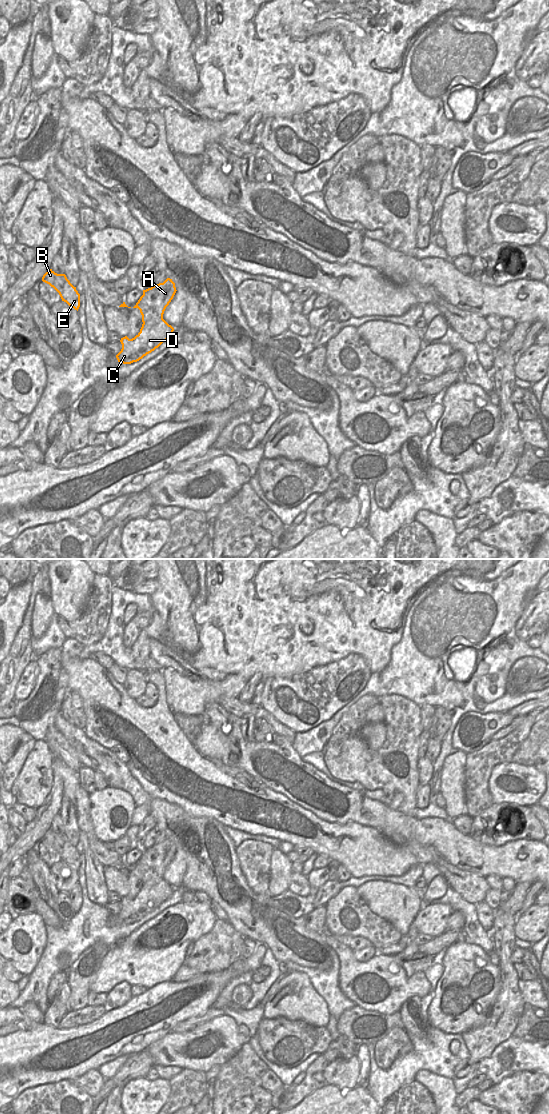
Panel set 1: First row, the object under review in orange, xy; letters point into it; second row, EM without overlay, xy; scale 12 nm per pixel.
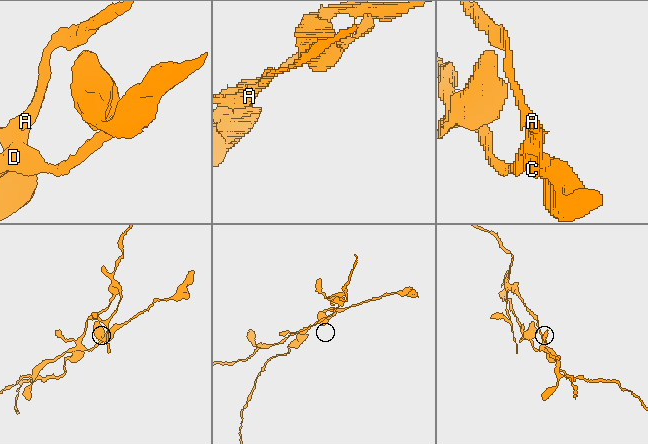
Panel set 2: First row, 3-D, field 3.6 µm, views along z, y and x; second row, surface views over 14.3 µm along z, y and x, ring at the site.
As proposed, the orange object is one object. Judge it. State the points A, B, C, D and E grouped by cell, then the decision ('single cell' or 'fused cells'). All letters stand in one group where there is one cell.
A B E / C D | fused cells

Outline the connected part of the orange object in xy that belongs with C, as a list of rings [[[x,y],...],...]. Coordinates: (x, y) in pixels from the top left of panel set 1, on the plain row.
[[[163,880],[153,886],[147,885],[132,899],[127,896],[121,898],[122,909],[116,915],[118,922],[131,924],[139,921],[165,902],[173,891],[174,888]]]

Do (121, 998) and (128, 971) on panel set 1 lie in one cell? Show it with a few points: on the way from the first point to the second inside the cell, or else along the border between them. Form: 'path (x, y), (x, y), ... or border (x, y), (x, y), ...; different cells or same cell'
border (132, 985), (126, 982), (119, 982), (106, 993); different cells

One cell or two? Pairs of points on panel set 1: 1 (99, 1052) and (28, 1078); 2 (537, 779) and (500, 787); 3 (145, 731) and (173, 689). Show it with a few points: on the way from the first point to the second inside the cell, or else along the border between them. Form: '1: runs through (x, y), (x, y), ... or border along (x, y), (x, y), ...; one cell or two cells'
1: runs through (81, 1063), (68, 1069), (46, 1071); one cell
2: runs through (528, 784), (509, 784); one cell
3: border along (165, 700), (173, 713); two cells

